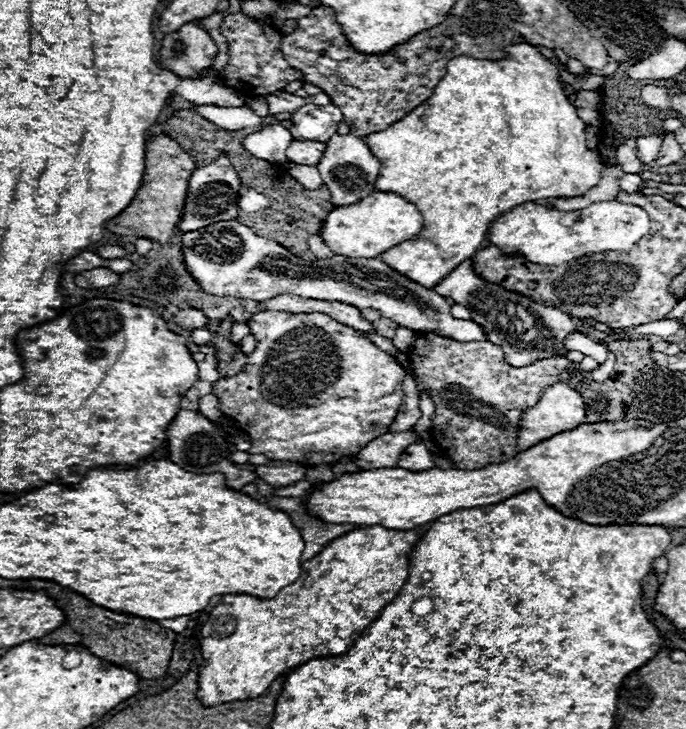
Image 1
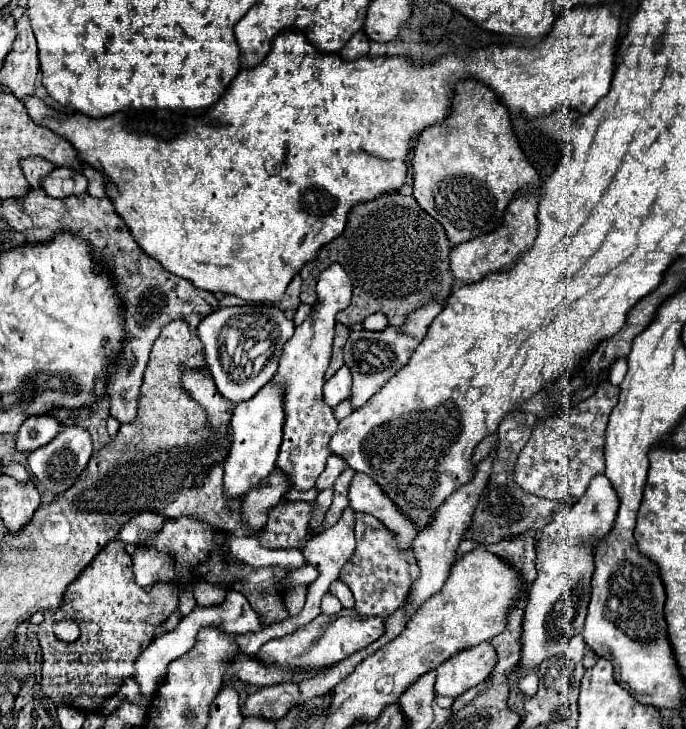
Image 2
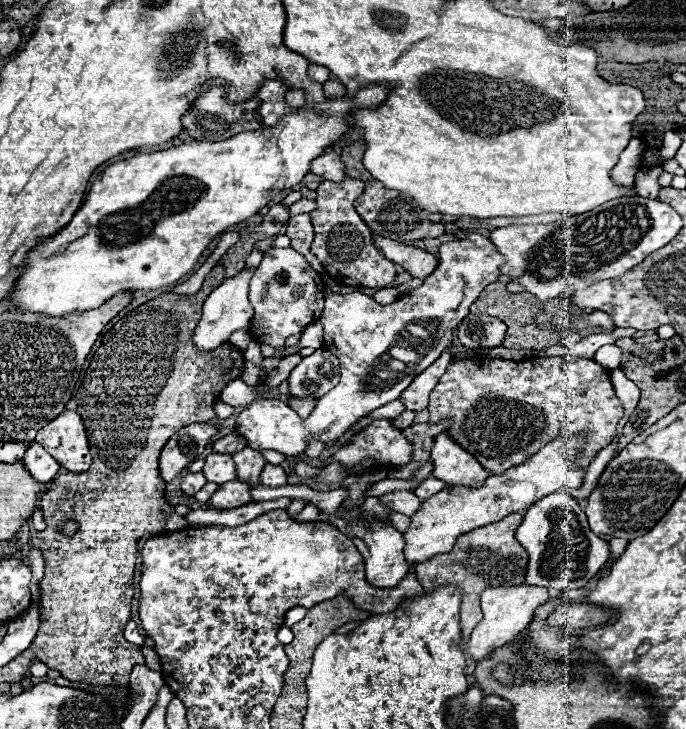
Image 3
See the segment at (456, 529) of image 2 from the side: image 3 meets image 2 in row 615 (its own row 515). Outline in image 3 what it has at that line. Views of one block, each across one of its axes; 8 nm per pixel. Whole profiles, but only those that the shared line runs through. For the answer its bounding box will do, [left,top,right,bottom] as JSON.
[380,492,422,516]

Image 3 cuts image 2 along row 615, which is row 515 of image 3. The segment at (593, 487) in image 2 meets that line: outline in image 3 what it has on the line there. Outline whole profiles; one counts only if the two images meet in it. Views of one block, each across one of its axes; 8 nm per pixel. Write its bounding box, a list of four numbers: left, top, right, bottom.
[516,492,610,592]

